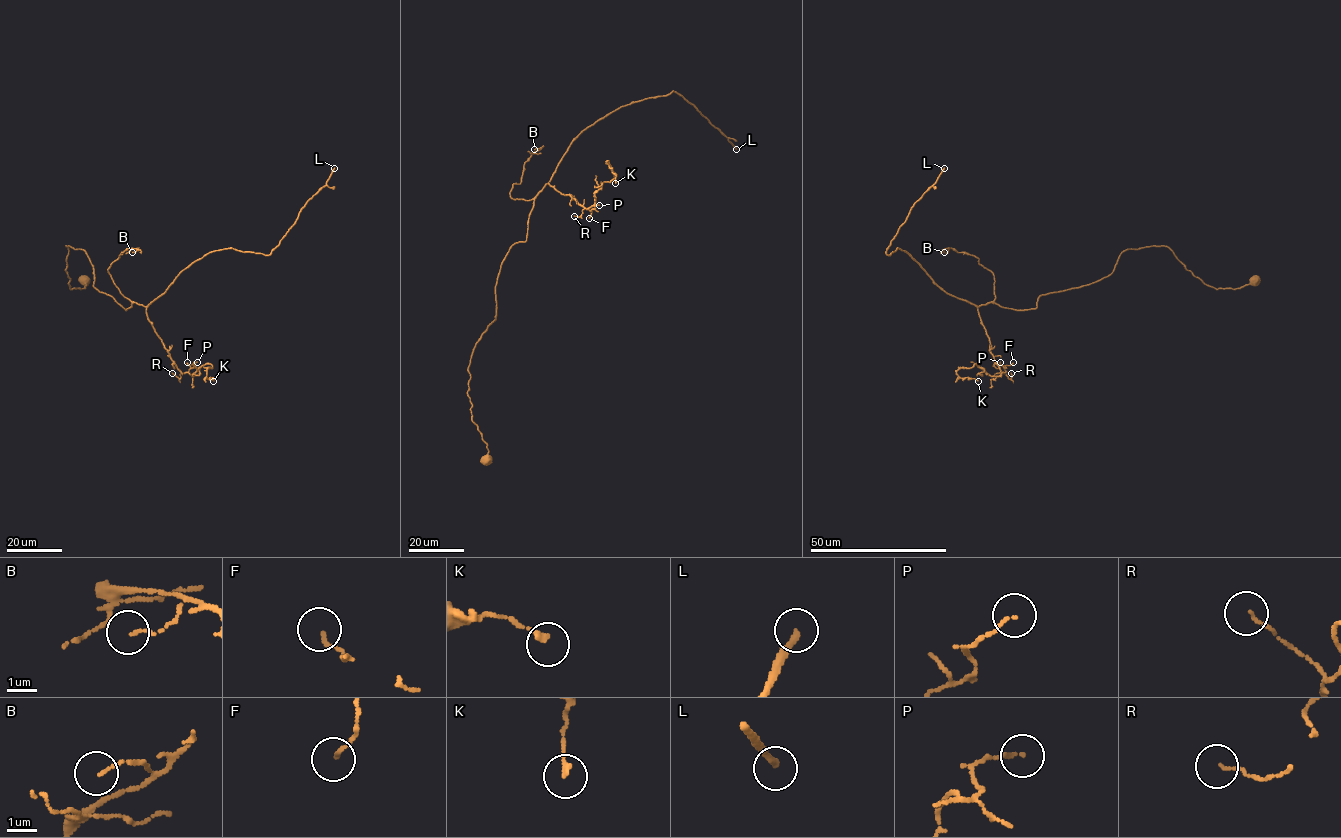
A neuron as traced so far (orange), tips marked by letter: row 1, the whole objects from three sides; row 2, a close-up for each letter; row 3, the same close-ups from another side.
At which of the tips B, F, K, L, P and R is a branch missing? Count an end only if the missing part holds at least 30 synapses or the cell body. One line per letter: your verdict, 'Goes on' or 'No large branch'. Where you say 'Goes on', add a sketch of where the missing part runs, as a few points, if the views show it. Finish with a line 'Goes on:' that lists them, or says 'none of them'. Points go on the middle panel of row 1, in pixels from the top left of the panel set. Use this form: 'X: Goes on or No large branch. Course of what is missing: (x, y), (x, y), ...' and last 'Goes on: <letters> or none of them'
B: No large branch
F: No large branch
K: No large branch
L: Goes on
P: No large branch
R: No large branch
Goes on: L

